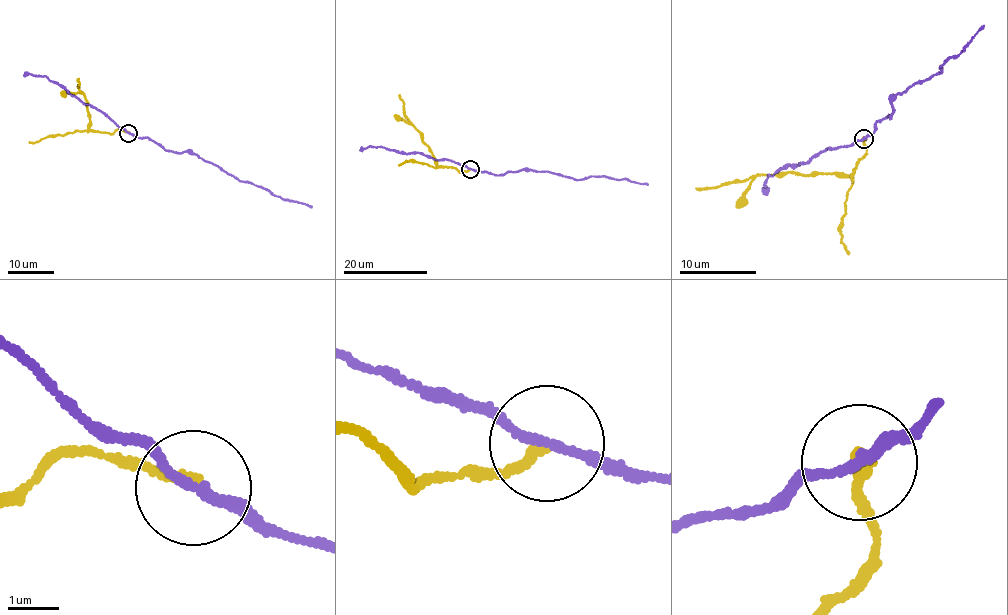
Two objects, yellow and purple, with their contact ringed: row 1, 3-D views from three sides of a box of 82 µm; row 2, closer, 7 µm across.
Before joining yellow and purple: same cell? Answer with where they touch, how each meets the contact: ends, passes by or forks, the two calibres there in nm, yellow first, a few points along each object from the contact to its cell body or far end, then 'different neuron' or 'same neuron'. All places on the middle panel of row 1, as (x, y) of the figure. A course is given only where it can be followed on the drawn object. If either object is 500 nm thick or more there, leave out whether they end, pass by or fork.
(470, 169) | yellow ends | purple passes by | 200/160 nm | yellow via (470, 169), (458, 172), (456, 168), (438, 166), (422, 134), (406, 117), (400, 94) | purple via (470, 169), (497, 175), (525, 168), (578, 180), (602, 176), (647, 185) | different neuron

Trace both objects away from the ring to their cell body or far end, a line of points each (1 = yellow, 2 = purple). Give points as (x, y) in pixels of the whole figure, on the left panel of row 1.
1: (128, 133), (117, 129), (109, 133), (90, 128), (88, 103), (79, 88), (79, 79)
2: (128, 133), (150, 138), (166, 150), (198, 155), (238, 180), (284, 199), (311, 206)

